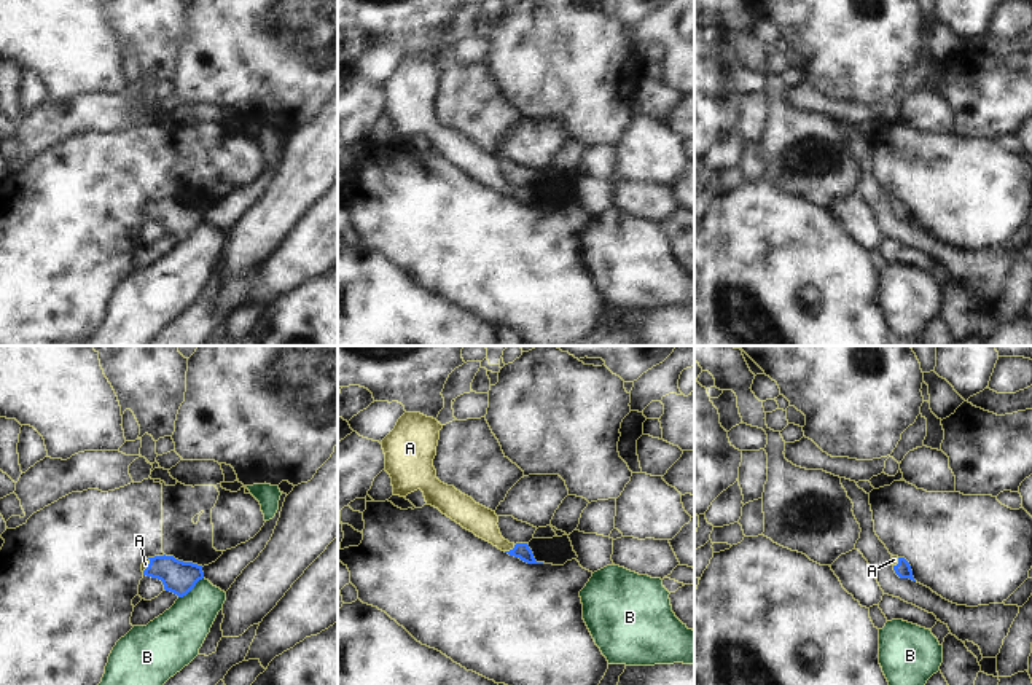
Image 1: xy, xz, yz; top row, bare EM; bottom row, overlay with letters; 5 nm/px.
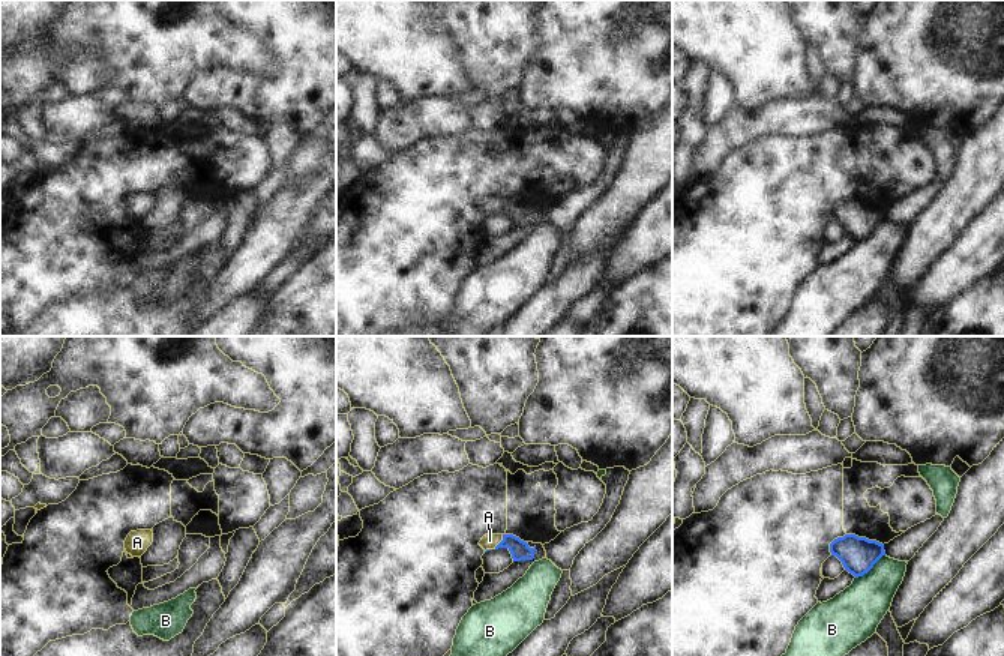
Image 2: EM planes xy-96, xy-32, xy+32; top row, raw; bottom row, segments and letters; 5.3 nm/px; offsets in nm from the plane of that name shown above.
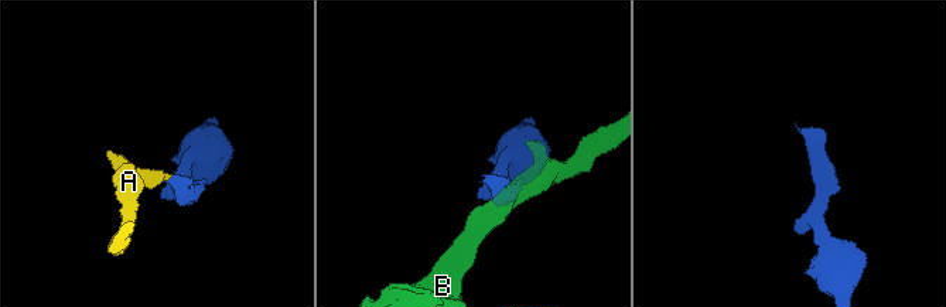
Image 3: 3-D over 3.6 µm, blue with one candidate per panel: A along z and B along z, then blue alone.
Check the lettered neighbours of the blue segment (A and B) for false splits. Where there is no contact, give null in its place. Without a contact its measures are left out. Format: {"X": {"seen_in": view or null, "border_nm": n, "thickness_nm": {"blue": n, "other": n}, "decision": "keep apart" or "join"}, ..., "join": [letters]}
{"A": {"seen_in": "xz", "border_nm": 70, "thickness_nm": {"blue": 80, "other": 150}, "decision": "join"}, "B": {"seen_in": "xy", "border_nm": 170, "thickness_nm": {"blue": 170, "other": 260}, "decision": "keep apart"}, "join": ["A"]}

